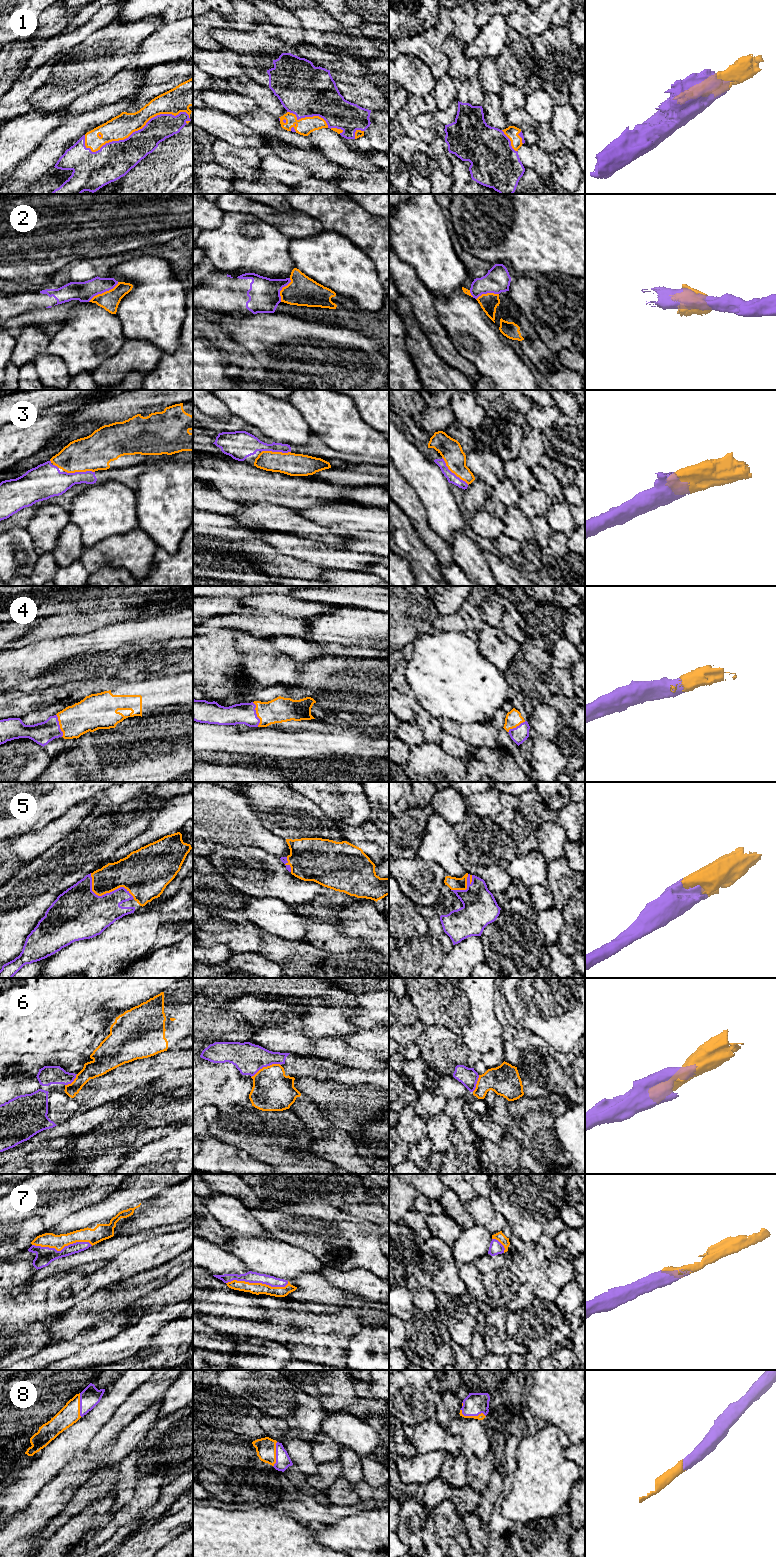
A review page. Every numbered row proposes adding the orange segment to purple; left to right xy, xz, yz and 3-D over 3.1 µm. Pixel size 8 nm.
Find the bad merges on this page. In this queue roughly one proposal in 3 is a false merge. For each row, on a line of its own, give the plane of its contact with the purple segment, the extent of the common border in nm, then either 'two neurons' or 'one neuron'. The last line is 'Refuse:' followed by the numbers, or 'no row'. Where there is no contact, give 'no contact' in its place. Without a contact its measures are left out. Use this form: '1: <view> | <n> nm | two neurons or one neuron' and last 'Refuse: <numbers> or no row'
1: xy | 900 nm | one neuron
2: xy | 300 nm | two neurons
3: yz | 300 nm | one neuron
4: xz | 200 nm | one neuron
5: xy | 420 nm | one neuron
6: xz | 260 nm | two neurons
7: xz | 500 nm | one neuron
8: yz | 200 nm | one neuron
Refuse: 2, 6

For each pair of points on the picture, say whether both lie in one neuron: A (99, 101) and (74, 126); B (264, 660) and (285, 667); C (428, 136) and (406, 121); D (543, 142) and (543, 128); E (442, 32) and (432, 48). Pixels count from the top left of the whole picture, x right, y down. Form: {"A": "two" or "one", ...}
{"A": "two", "B": "one", "C": "one", "D": "one", "E": "one"}

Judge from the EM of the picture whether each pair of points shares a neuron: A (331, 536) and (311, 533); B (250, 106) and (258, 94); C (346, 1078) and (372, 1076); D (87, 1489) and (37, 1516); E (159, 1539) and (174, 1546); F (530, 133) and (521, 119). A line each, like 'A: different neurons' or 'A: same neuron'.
A: same neuron
B: different neurons
C: same neuron
D: different neurons
E: different neurons
F: same neuron

